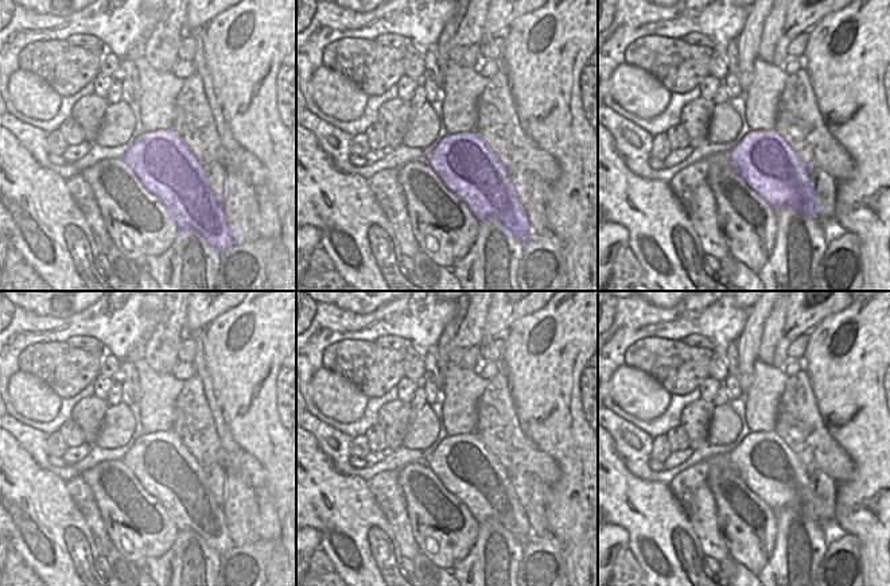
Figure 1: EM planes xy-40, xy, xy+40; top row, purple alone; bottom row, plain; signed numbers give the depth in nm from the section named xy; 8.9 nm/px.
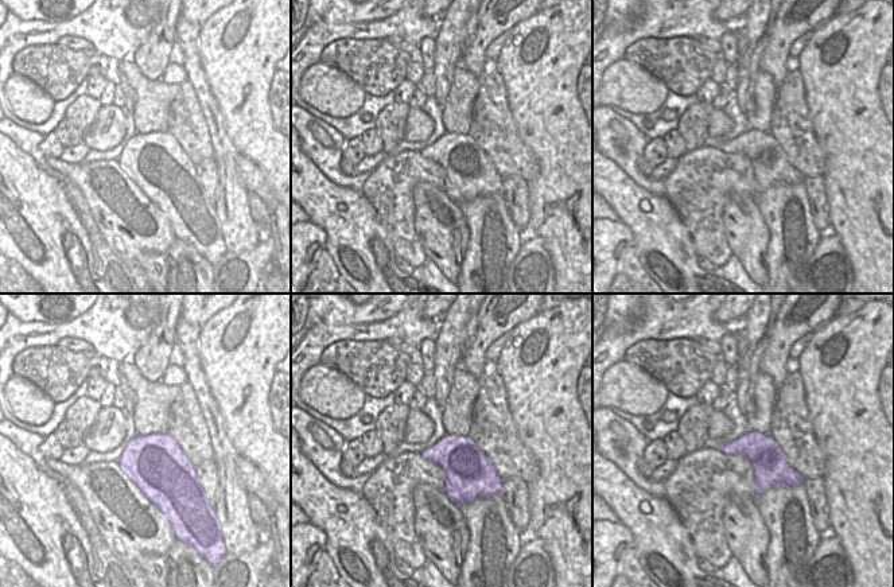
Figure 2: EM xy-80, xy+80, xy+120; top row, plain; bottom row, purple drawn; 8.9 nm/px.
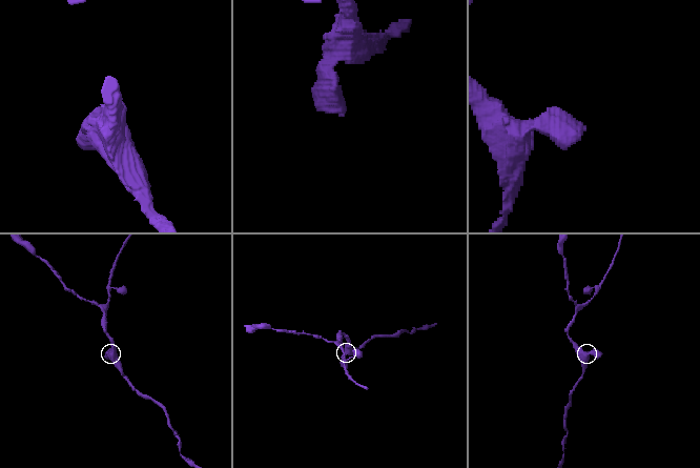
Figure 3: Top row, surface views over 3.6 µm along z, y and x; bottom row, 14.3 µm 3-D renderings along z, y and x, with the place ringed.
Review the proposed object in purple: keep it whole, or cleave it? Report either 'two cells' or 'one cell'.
two cells

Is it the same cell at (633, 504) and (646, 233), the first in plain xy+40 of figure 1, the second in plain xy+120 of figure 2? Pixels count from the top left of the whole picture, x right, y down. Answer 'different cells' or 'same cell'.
same cell

